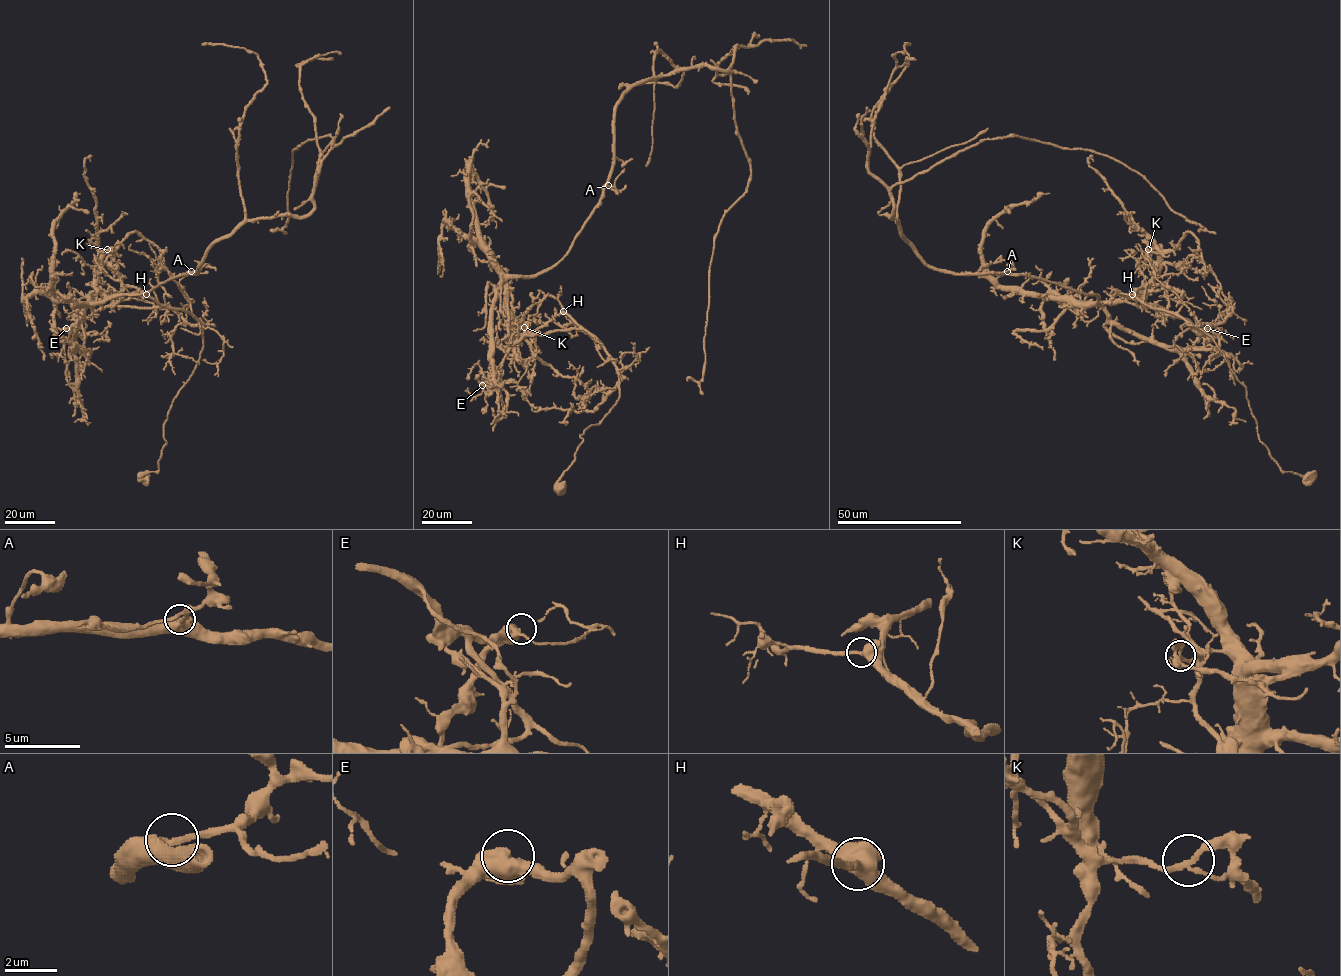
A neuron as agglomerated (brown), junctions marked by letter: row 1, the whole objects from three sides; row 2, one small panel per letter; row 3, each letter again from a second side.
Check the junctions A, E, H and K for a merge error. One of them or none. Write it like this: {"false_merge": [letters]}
{"false_merge": ["K"]}

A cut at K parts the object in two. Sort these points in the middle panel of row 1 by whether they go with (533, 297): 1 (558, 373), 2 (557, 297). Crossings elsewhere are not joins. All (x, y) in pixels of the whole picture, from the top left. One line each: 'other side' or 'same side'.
1: other side
2: same side

